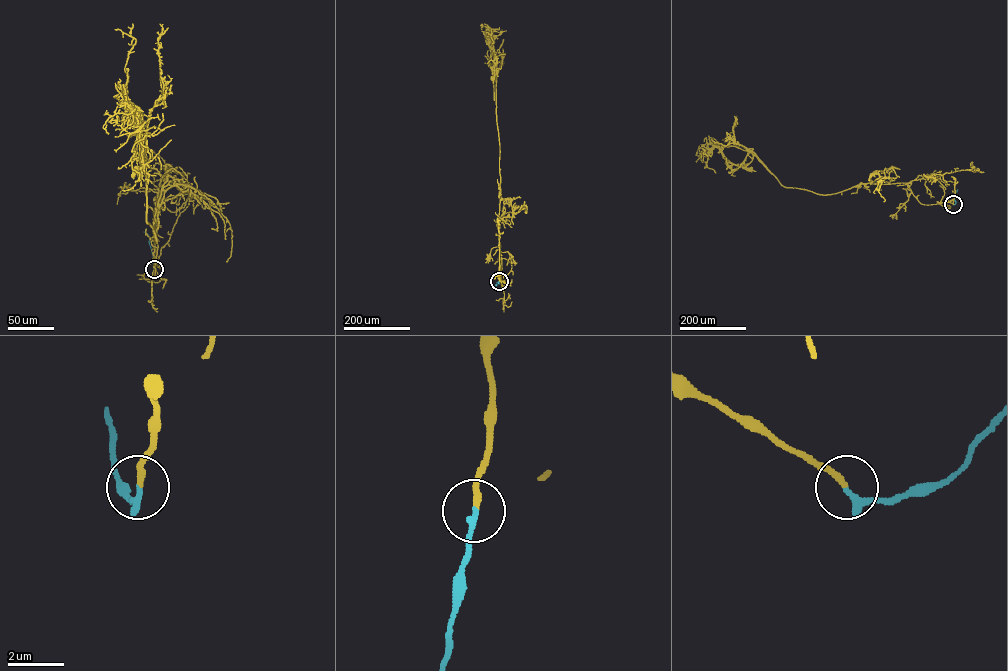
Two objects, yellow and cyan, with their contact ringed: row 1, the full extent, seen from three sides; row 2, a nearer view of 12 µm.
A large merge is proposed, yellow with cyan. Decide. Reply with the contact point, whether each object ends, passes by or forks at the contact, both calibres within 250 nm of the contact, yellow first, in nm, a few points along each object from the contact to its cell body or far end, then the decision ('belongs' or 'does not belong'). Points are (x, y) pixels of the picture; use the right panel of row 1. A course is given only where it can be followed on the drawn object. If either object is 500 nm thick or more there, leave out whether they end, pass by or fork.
at (953, 204); yellow ends there; cyan ends there; 200 nm thick on the yellow side, 260 nm on the other; yellow runs (953, 204), (921, 204), (906, 183), (861, 183), (825, 195), (785, 187), (752, 148), (742, 165), (750, 168); cyan runs (953, 204), (957, 189); belongs

